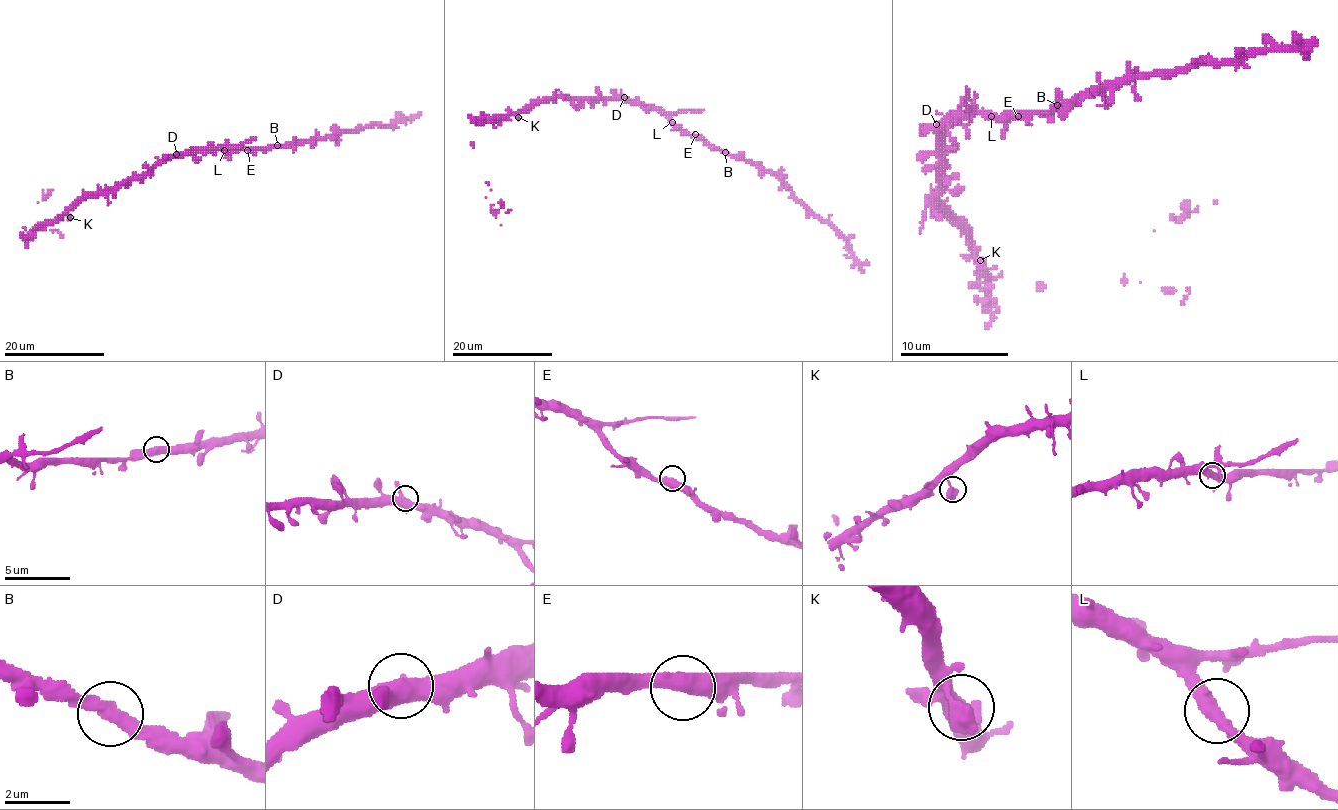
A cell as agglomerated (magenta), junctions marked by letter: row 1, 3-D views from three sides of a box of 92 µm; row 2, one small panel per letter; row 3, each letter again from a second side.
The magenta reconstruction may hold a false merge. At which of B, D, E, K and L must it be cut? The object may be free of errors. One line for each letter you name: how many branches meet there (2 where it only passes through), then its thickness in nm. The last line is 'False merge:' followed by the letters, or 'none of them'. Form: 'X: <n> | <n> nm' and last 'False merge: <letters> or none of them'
False merge: none of them

